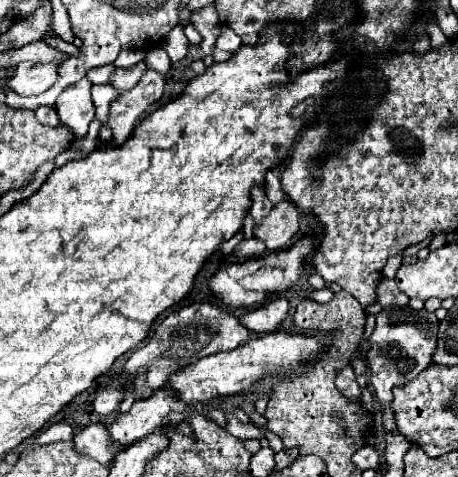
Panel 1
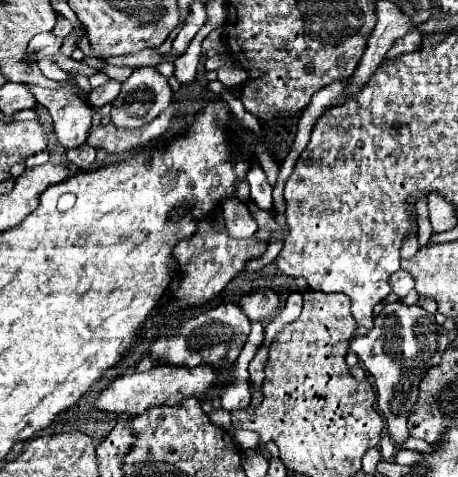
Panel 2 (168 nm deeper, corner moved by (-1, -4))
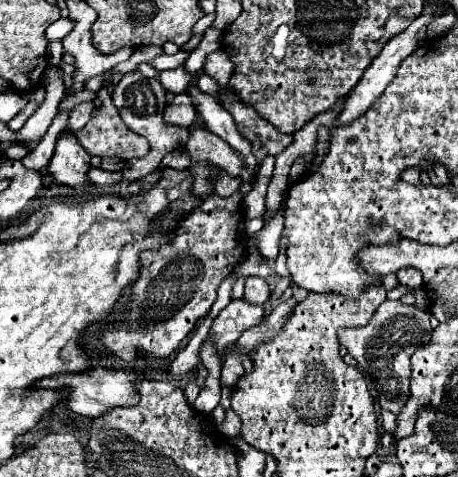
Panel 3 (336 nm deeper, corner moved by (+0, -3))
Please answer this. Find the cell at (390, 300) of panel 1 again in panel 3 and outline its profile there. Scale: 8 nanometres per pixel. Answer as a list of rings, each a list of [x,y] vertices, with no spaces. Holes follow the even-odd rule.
[[[406,267],[406,269],[400,269],[398,273],[398,283],[408,287],[408,289],[418,289],[422,287],[422,275],[420,271],[416,271],[414,267]]]

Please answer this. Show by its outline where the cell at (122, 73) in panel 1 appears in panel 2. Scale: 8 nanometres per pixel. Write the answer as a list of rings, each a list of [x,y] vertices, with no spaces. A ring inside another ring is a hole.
[[[109,80],[107,84],[103,84],[99,88],[93,88],[91,94],[87,96],[89,104],[93,104],[93,108],[101,108],[107,102],[113,102],[117,98],[117,94],[119,94],[119,88],[121,88],[121,84],[115,82],[115,80]]]

